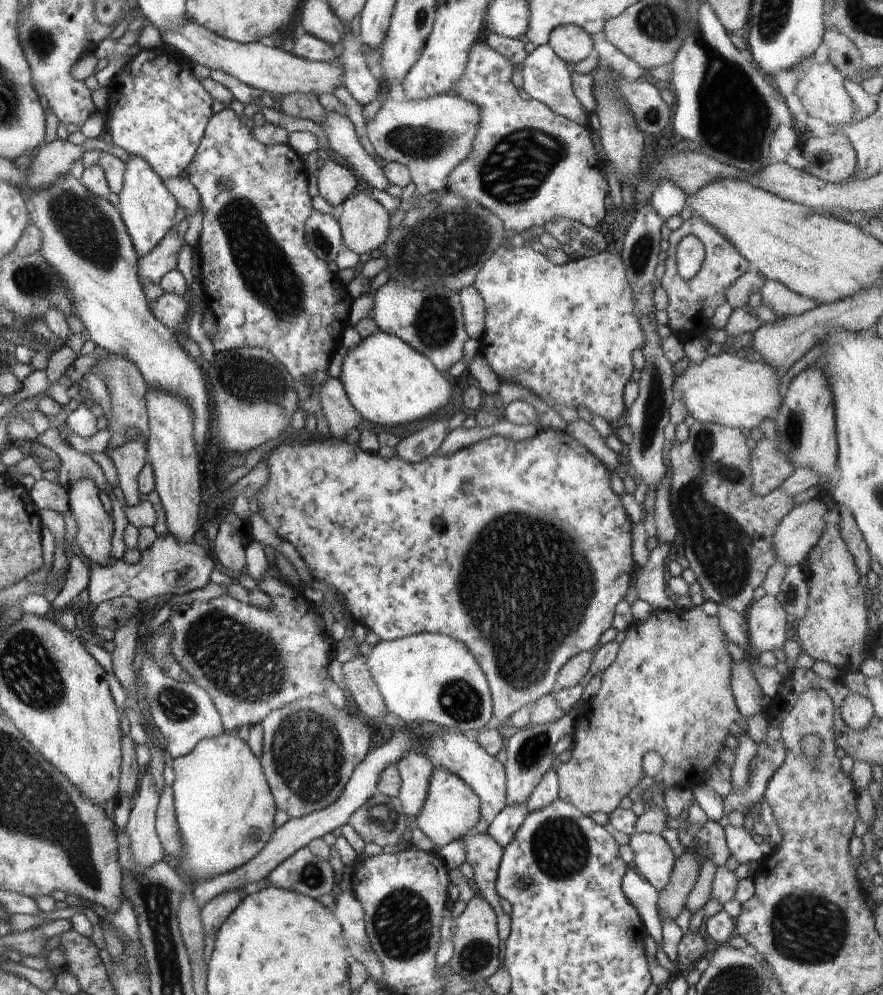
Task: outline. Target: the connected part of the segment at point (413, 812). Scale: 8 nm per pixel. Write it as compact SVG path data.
M419 751L408 752L396 762L396 768L401 776L401 785L397 797L403 806L404 814L410 817L410 822L421 811L432 771L432 763Z

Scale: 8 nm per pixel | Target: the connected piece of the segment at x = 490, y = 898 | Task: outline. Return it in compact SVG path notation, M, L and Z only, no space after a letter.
M476 827L460 840L466 846L466 861L473 870L474 882L482 896L492 907L496 915L496 929L500 939L500 958L505 954L505 942L511 933L511 918L504 913L500 905L500 897L495 889L497 870L499 869L504 849L488 833L478 834Z

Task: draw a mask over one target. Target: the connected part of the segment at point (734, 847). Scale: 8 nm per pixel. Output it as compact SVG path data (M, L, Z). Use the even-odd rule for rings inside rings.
M728 825L725 828L725 837L730 854L738 860L740 864L744 862L758 862L764 860L773 852L774 845L770 841L763 839L761 844L757 844L752 839L751 830L744 825Z

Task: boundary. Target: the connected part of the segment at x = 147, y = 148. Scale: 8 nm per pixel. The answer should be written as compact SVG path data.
M163 47L155 49L140 48L139 53L125 60L123 69L120 71L120 74L114 76L112 84L109 88L109 99L107 100L107 106L103 113L105 115L105 130L110 133L111 141L116 146L123 148L129 155L142 157L142 160L145 160L150 165L150 168L154 170L161 179L173 179L179 177L182 173L185 173L185 168L189 166L196 154L196 149L203 137L206 125L214 114L212 111L212 96L206 91L206 89L204 89L201 82L193 75L191 67L190 63L172 54L172 52L164 50Z

